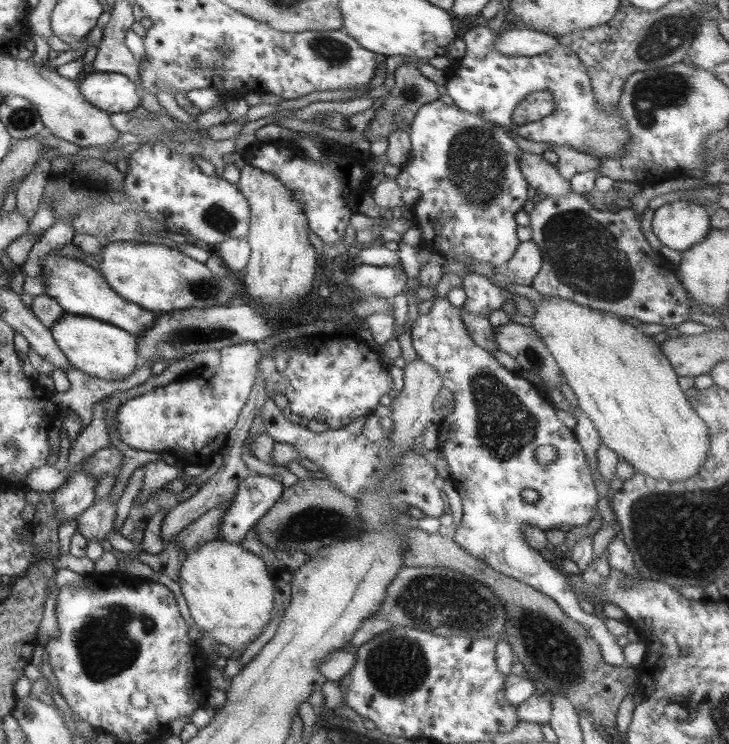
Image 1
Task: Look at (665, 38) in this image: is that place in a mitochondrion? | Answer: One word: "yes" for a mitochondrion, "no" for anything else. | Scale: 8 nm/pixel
yes

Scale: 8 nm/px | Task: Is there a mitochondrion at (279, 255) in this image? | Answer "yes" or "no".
no

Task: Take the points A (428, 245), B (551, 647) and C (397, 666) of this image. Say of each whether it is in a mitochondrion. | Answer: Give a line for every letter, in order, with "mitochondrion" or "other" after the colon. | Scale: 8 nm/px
A: other
B: mitochondrion
C: mitochondrion

